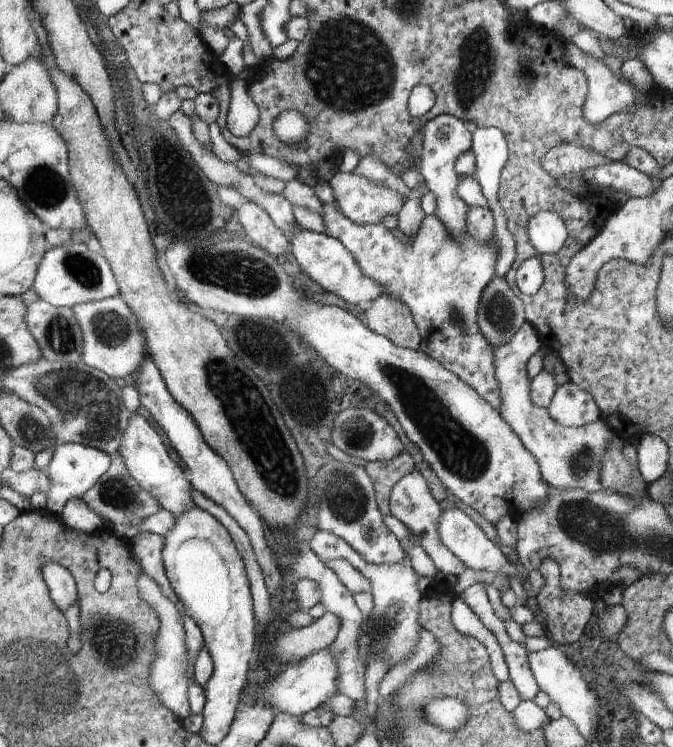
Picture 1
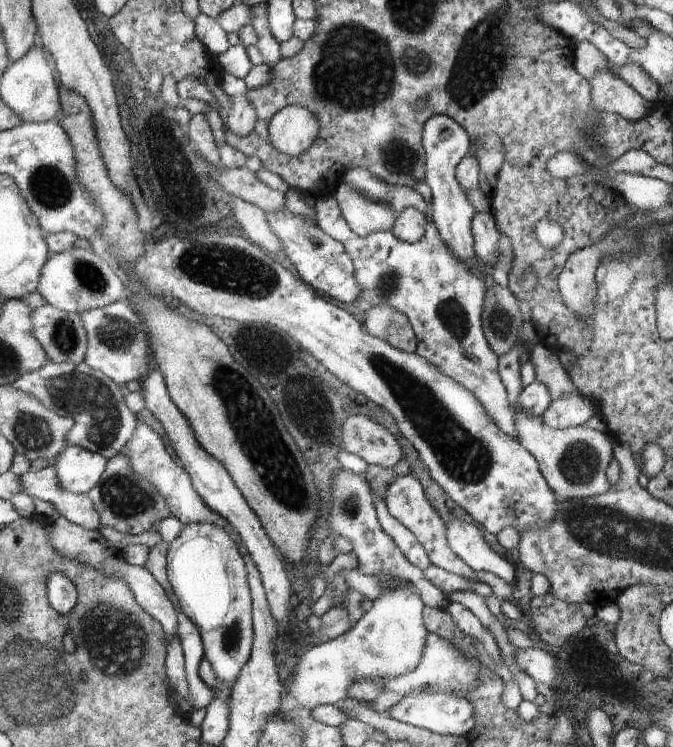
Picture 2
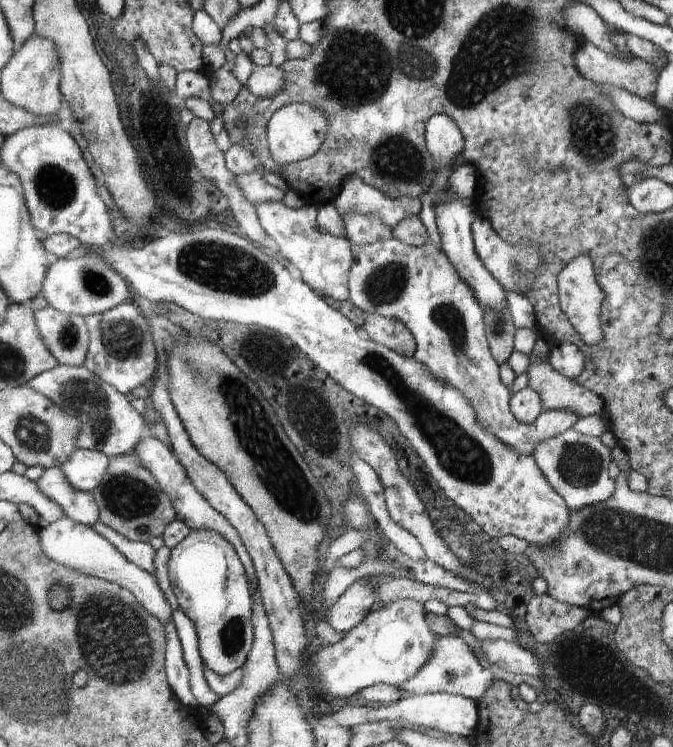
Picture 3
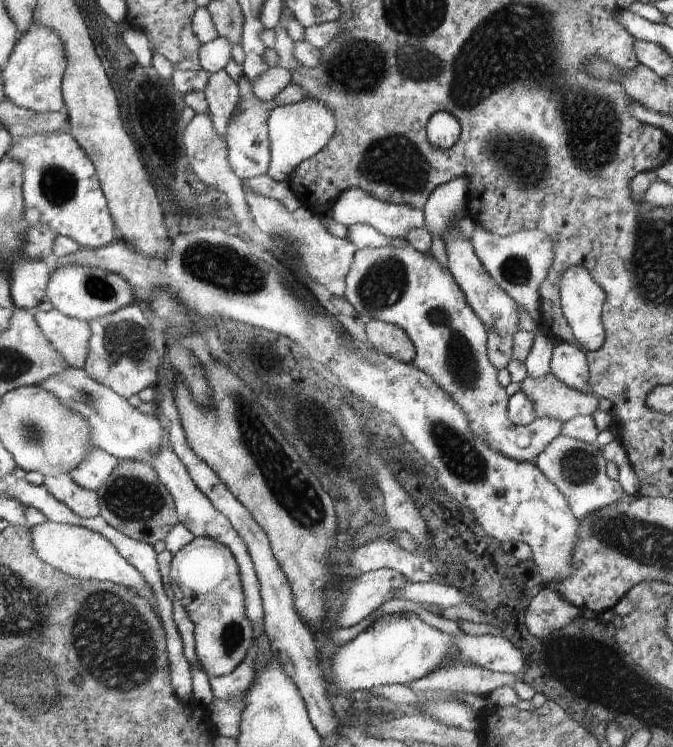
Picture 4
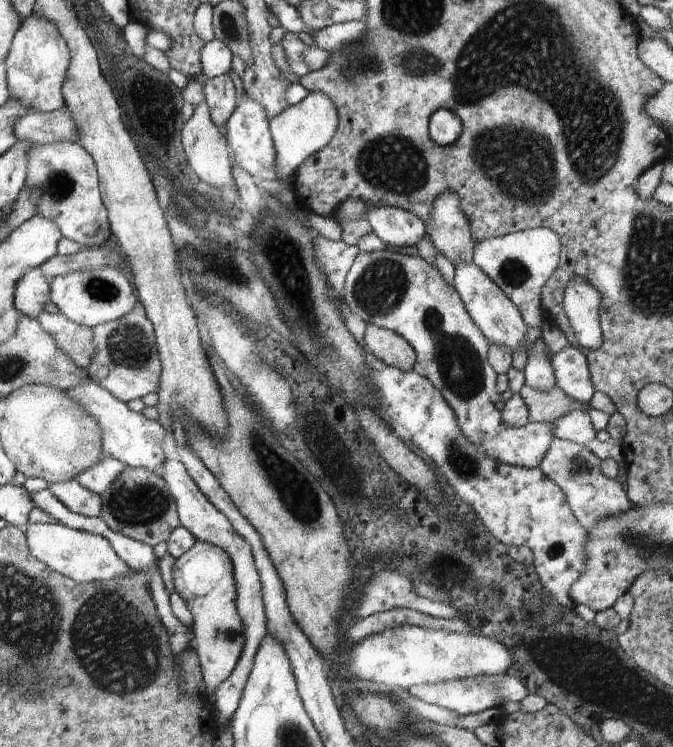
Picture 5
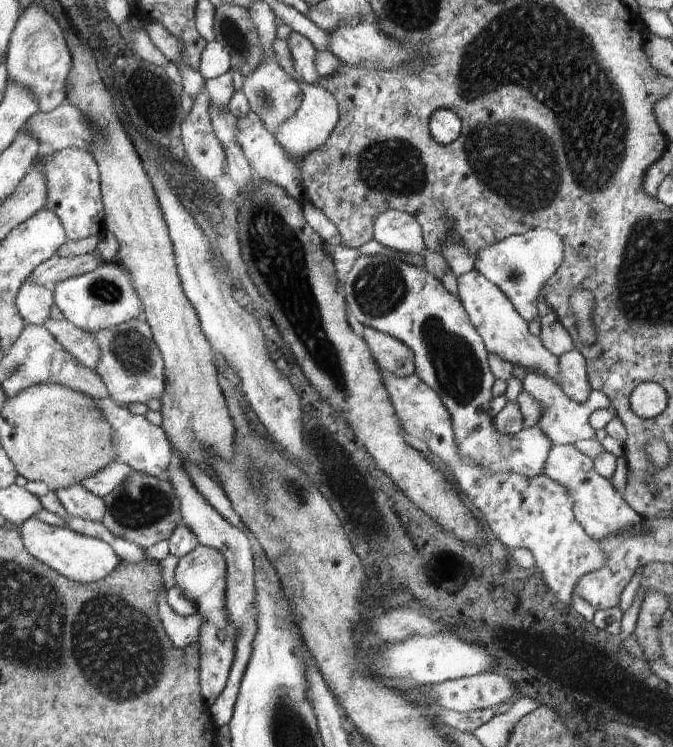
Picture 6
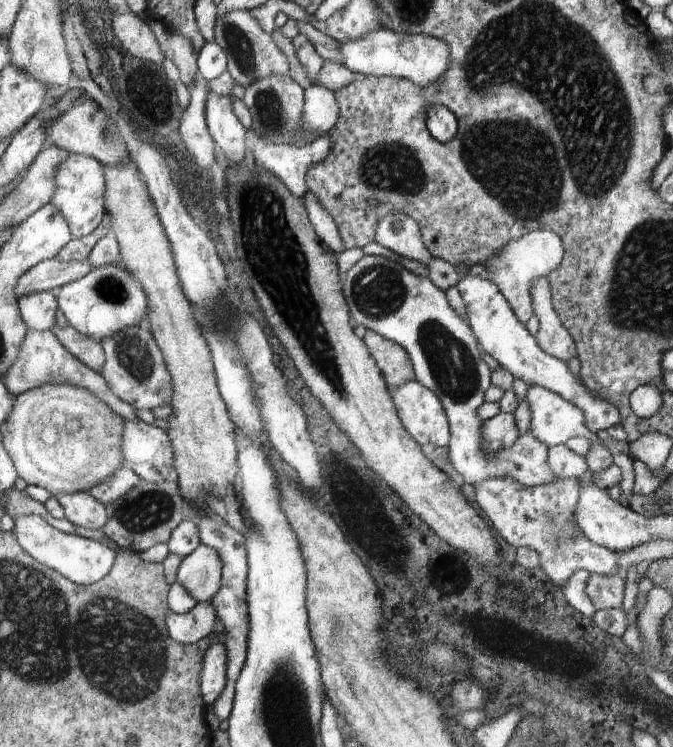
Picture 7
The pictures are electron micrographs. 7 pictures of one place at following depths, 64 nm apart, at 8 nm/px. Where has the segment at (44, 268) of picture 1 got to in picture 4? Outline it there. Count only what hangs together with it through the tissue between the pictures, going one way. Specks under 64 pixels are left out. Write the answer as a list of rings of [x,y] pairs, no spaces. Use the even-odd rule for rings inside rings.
[[[60,266],[52,270],[46,284],[46,297],[54,309],[70,318],[84,322],[92,322],[104,316],[114,314],[120,308],[126,308],[137,301],[130,283],[120,274],[102,270],[101,268],[84,268],[84,266]]]

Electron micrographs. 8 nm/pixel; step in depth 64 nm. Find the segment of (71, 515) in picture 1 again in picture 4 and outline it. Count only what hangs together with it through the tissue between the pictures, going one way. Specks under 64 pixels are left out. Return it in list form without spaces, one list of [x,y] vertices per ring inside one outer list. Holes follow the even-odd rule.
[[[69,474],[46,476],[43,485],[56,500],[68,506],[78,518],[94,518],[100,514],[96,491],[80,488]]]

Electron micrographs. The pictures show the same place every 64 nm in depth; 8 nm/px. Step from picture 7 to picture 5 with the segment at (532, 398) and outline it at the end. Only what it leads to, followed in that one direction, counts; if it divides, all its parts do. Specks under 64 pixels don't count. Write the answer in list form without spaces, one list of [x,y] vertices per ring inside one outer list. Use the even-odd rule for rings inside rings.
[[[542,337],[537,339],[532,346],[532,354],[527,358],[524,368],[525,383],[534,390],[552,390],[556,388],[557,382],[553,373],[551,360],[548,358],[549,352],[546,342]],[[594,392],[589,405],[590,408],[588,410],[574,410],[570,414],[564,414],[556,422],[552,422],[554,438],[581,445],[594,440],[597,430],[594,430],[591,413],[593,411],[606,412],[606,414],[612,415],[617,411],[617,408],[602,392]]]

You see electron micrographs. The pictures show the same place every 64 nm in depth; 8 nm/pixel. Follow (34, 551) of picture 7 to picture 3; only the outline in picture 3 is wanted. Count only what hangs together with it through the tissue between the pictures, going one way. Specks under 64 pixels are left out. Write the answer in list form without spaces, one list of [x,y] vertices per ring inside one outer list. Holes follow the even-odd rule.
[[[68,517],[53,523],[41,523],[36,525],[38,536],[40,536],[40,548],[46,554],[48,560],[58,562],[64,568],[82,572],[86,576],[99,578],[118,584],[122,588],[134,594],[136,600],[146,608],[152,616],[156,616],[164,626],[172,620],[172,608],[166,601],[162,589],[156,584],[154,576],[138,568],[136,564],[128,562],[118,549],[92,527],[70,520]]]

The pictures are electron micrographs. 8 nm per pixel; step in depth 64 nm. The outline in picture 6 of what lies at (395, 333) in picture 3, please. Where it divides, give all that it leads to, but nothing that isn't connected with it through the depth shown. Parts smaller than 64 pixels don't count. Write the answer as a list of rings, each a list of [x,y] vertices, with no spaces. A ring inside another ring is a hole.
[[[370,327],[364,329],[362,338],[380,368],[388,370],[390,374],[394,374],[398,378],[412,376],[416,372],[414,352],[400,340]]]

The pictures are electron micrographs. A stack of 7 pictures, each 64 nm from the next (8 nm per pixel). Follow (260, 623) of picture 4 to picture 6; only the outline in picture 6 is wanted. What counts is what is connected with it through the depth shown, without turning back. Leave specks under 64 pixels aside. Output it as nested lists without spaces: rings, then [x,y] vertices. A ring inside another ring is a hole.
[[[170,464],[170,470],[167,470],[168,479],[178,500],[180,500],[180,516],[181,522],[186,524],[196,535],[200,545],[206,545],[214,550],[218,550],[224,560],[226,560],[226,596],[224,596],[224,606],[230,618],[230,624],[236,626],[236,644],[234,644],[234,662],[230,668],[229,677],[224,690],[218,695],[214,704],[209,707],[210,718],[218,728],[223,724],[228,724],[234,712],[234,706],[238,698],[240,690],[240,682],[244,678],[244,672],[248,668],[250,656],[252,656],[252,642],[254,636],[258,632],[258,624],[256,624],[256,616],[258,616],[258,608],[256,608],[256,580],[254,580],[254,551],[251,539],[240,532],[238,528],[232,526],[225,518],[220,516],[206,500],[204,496],[196,490],[194,483],[190,480],[187,470],[182,468],[181,464]]]

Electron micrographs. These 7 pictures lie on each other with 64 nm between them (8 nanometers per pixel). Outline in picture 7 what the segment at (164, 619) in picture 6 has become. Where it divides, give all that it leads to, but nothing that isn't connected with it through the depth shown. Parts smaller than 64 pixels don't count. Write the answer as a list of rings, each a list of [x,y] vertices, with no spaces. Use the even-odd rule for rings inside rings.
[[[198,602],[197,606],[184,616],[179,616],[177,613],[168,610],[164,614],[164,618],[166,618],[164,622],[166,622],[170,638],[186,645],[197,643],[215,631],[218,625],[214,607],[210,602],[208,604]]]

